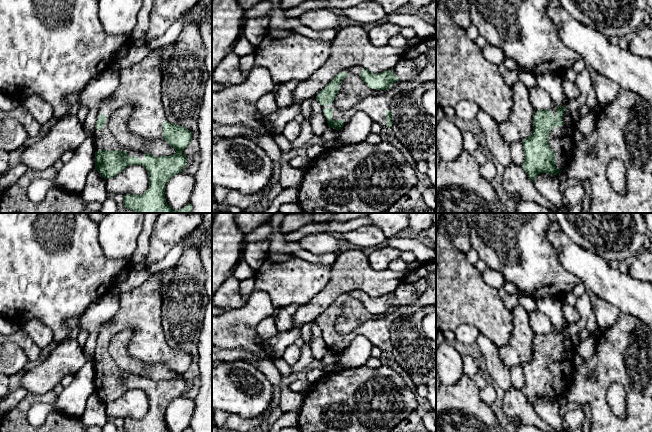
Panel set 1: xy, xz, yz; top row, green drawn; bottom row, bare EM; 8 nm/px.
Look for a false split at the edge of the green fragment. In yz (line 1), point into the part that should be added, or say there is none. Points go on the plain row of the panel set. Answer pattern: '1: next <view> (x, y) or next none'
1: next yz (560, 364)

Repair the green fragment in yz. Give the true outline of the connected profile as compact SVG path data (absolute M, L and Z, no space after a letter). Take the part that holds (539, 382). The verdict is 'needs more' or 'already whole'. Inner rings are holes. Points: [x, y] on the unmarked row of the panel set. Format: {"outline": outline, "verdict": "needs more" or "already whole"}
{"outline": "M565 324L562 331L552 328L547 334L536 335L533 355L522 365L524 386L521 391L532 406L540 397L557 399L573 382L575 351L562 346L567 327Z", "verdict": "needs more"}

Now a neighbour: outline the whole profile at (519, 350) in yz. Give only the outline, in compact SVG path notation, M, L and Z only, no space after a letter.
M521 305L511 311L514 318L514 330L510 341L502 348L497 348L502 363L509 368L523 365L531 359L536 337L530 327L529 312Z

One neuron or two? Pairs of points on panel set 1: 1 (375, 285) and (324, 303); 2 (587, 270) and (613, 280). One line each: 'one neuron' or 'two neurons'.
1: one neuron
2: one neuron

